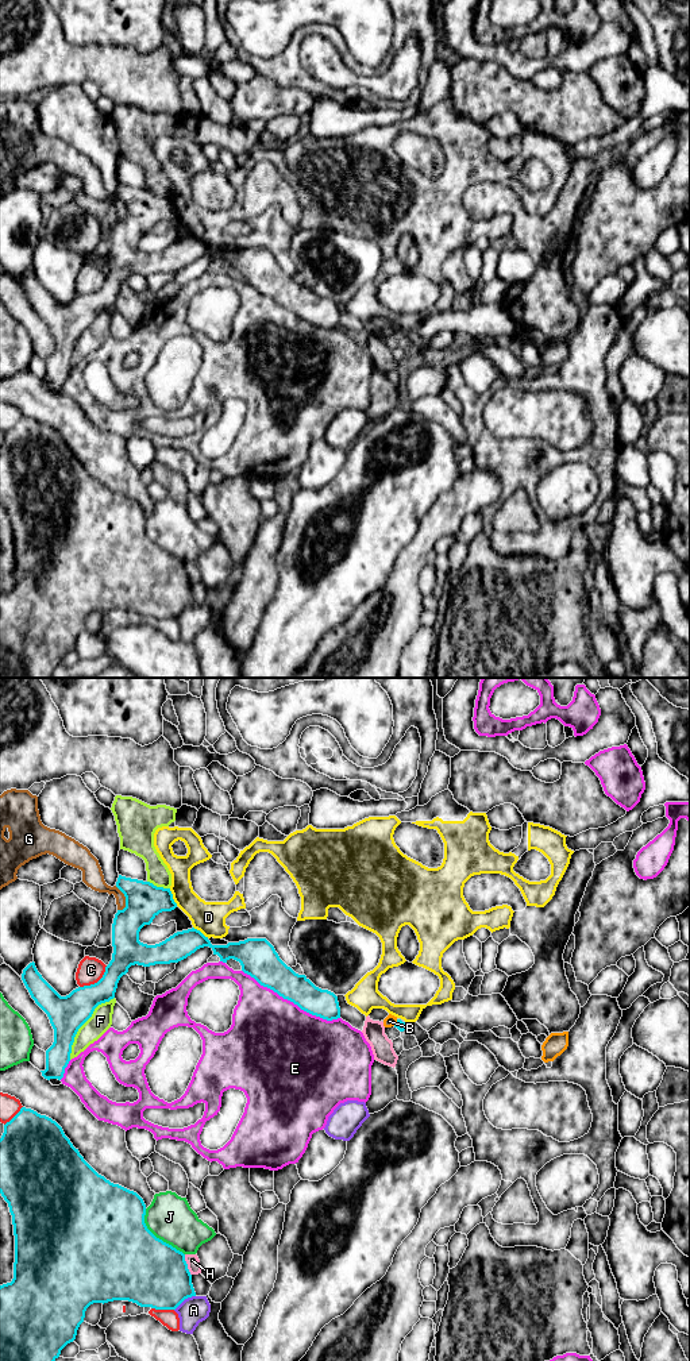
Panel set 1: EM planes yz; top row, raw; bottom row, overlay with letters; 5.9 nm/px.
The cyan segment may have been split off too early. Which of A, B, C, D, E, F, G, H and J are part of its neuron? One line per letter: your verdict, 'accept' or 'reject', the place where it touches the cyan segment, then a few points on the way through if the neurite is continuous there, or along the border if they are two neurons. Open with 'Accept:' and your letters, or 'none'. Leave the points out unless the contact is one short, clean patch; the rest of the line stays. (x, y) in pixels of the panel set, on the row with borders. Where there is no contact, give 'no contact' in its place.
Accept: none
A: reject | yz (184, 1299)
B: reject | yz (396, 1022) | along yz (397, 1020), (393, 1025)
C: reject | yz (97, 982)
D: reject | yz (172, 897)
E: reject | yz (290, 1001)
F: reject | yz (83, 1024)
G: reject | yz (126, 898)
H: reject | yz (187, 1265)
J: reject | yz (155, 1237)

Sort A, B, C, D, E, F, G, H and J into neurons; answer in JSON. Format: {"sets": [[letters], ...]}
{"sets": [["A"], ["B", "G"], ["C"], ["D"], ["E"], ["F"], ["H"], ["J"]]}

